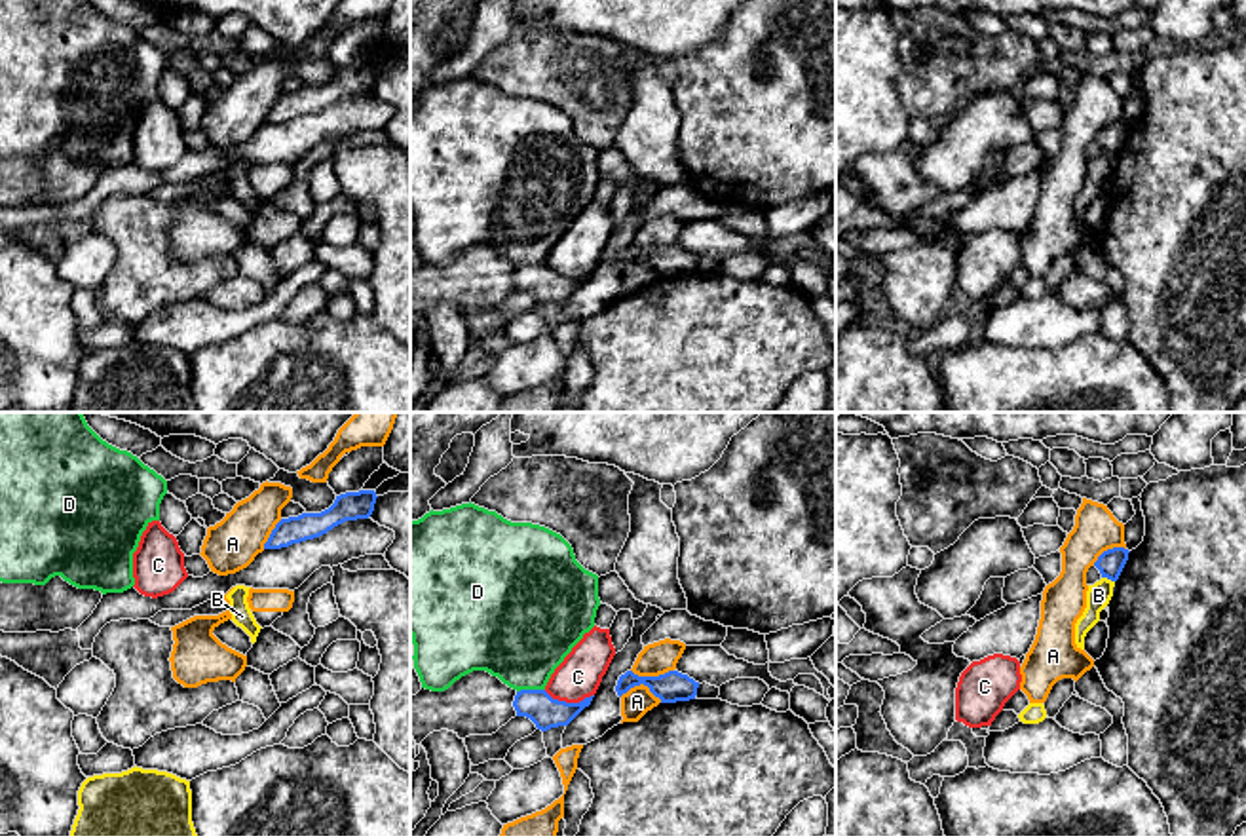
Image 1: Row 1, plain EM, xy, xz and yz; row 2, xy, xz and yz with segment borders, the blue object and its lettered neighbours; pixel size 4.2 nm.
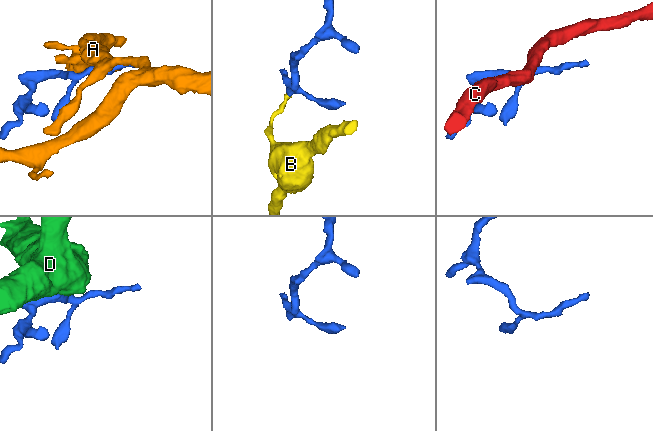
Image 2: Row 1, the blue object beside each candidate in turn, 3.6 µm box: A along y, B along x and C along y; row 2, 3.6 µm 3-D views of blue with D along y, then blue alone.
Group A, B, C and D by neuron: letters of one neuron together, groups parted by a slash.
A / B / C / D

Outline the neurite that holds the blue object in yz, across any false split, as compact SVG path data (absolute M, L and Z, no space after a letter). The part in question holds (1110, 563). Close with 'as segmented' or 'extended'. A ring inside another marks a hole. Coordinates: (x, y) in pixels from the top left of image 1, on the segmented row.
M1124 547L1107 549L1098 557L1094 566L1100 570L1102 578L1117 581L1128 560L1128 553L1130 551Z; as segmented

